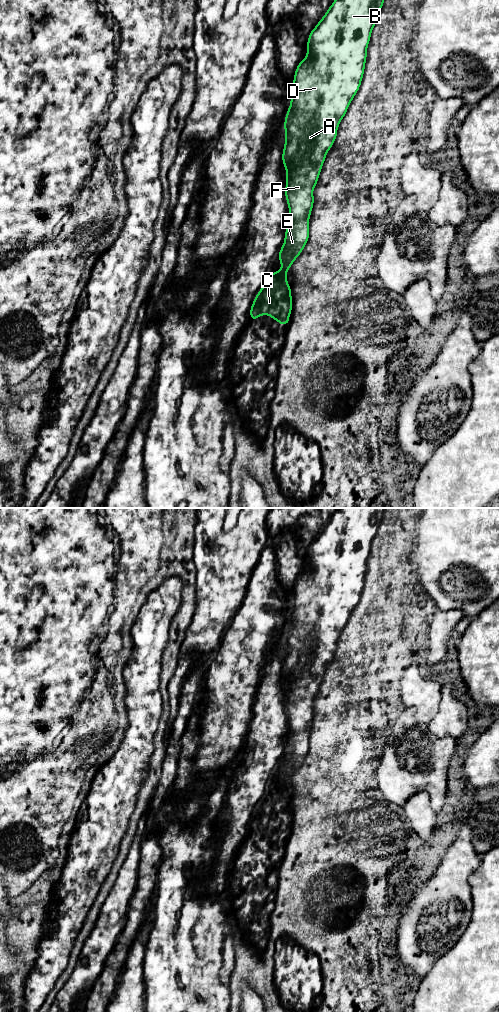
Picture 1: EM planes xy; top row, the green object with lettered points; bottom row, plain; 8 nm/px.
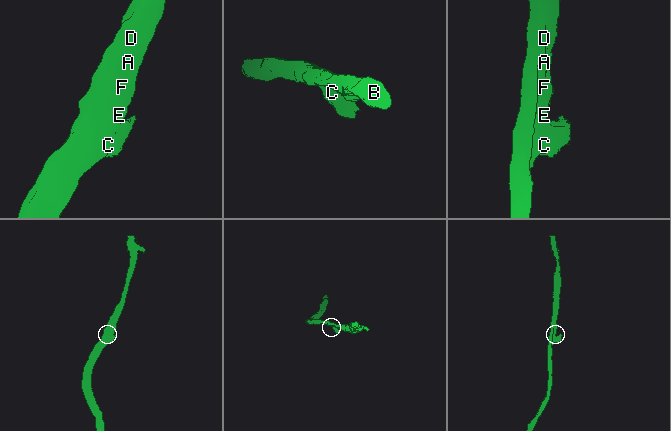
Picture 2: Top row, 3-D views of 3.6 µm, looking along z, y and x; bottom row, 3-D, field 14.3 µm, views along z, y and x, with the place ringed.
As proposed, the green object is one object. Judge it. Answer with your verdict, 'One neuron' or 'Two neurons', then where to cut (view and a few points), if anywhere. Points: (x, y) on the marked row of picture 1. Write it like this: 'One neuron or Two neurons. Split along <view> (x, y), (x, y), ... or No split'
Two neurons. Split along xy (280, 270), (286, 272)

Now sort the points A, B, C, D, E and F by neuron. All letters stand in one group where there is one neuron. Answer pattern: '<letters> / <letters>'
A B D E F / C

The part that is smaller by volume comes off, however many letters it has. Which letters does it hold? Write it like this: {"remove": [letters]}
{"remove": ["C"]}

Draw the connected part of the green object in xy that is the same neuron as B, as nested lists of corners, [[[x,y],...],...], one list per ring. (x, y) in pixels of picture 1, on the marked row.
[[[335,0],[309,34],[307,55],[296,68],[290,107],[284,121],[285,145],[282,162],[286,169],[285,197],[290,218],[285,231],[284,244],[278,255],[281,262],[280,271],[288,272],[309,240],[309,218],[314,204],[313,189],[318,182],[326,154],[337,138],[338,126],[360,88],[367,58],[367,47],[383,3],[384,0]]]

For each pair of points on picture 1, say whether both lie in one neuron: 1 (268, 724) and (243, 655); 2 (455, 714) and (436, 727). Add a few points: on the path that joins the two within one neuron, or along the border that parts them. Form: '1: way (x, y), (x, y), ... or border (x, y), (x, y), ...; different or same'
1: border (263, 669), (263, 675), (258, 684), (251, 715); different
2: way (450, 719), (441, 725); same

